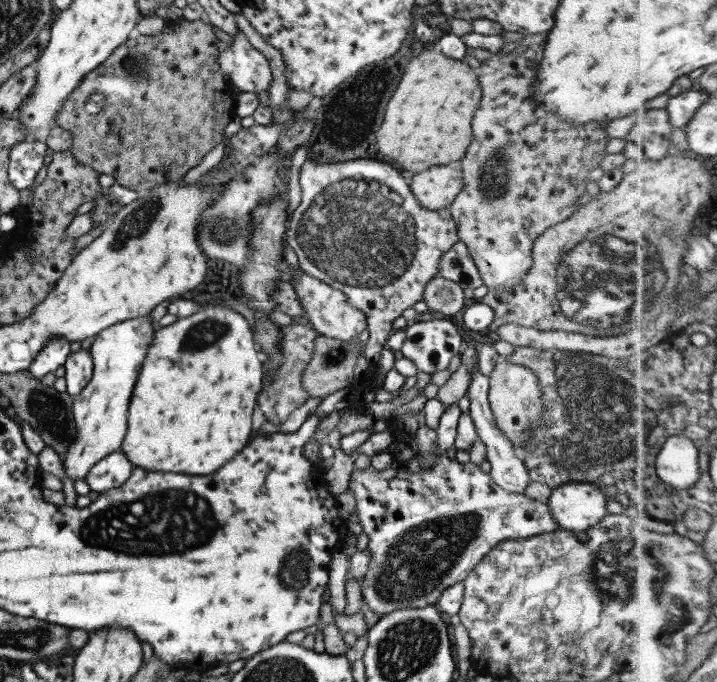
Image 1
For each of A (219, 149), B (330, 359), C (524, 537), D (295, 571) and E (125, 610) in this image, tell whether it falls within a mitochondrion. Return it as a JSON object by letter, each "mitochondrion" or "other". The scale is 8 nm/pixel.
{"A":"other","B":"mitochondrion","C":"other","D":"mitochondrion","E":"other"}

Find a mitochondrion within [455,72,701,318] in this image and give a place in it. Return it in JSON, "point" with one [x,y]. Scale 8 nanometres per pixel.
{"point":[493,179]}

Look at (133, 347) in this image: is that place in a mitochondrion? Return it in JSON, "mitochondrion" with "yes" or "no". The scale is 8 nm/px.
{"mitochondrion":"no"}

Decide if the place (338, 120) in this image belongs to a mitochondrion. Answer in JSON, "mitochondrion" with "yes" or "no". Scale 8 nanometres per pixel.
{"mitochondrion":"yes"}

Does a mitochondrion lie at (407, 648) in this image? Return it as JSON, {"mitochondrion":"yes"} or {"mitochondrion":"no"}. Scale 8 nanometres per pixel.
{"mitochondrion":"yes"}

